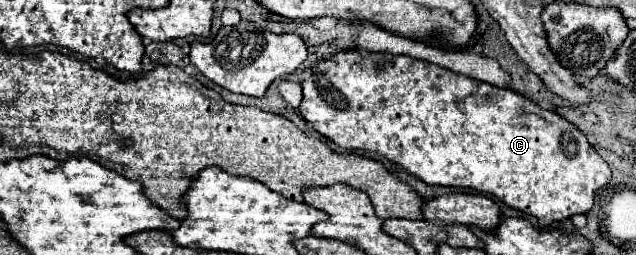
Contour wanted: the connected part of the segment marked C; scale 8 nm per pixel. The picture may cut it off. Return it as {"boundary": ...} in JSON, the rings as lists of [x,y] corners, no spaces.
{"boundary":[[[355,48],[331,56],[301,84],[301,116],[337,146],[381,154],[403,166],[409,174],[421,178],[425,184],[473,188],[491,194],[507,206],[535,216],[543,228],[575,214],[587,214],[597,190],[611,182],[607,162],[595,152],[575,124],[553,110],[537,106],[515,90],[479,84],[467,76],[453,74],[409,56],[359,52],[365,50]]]}

